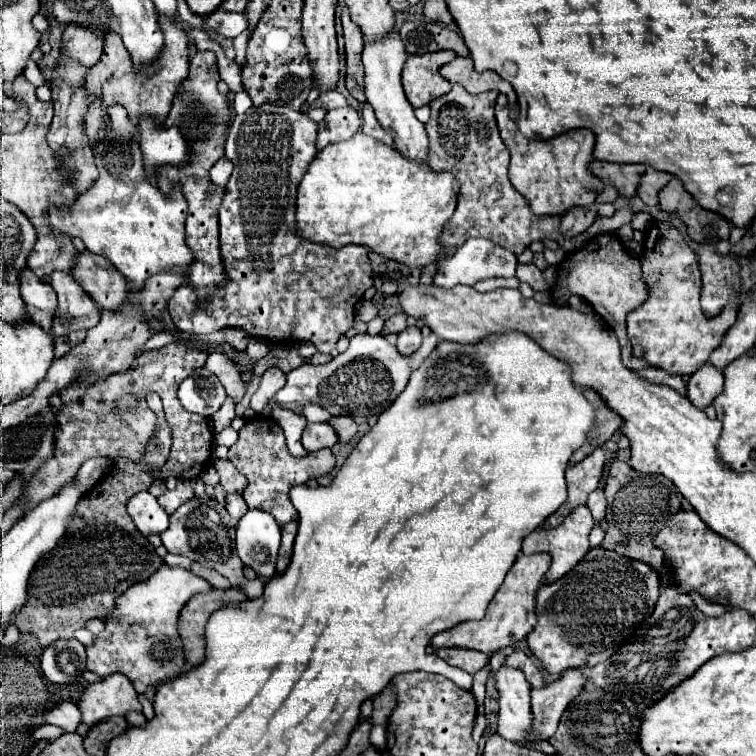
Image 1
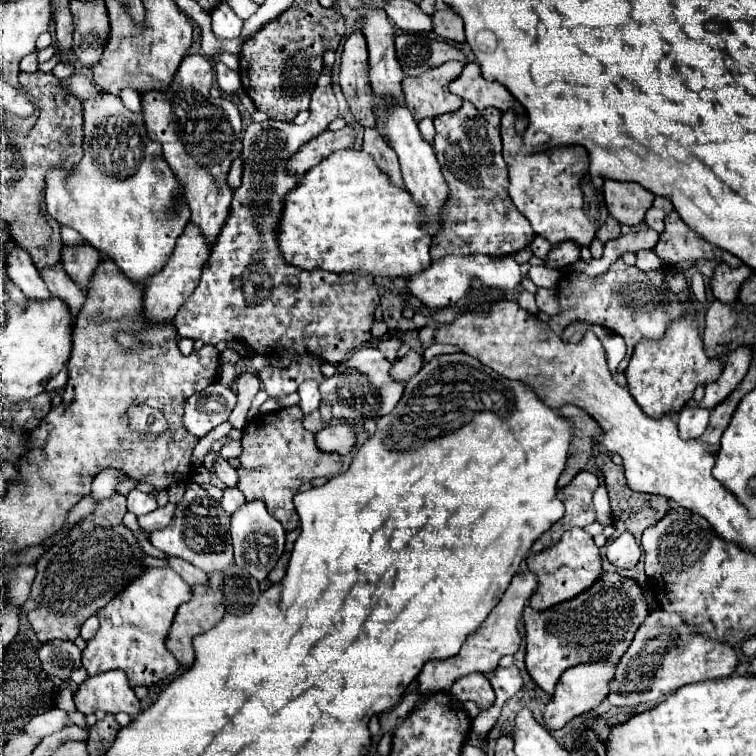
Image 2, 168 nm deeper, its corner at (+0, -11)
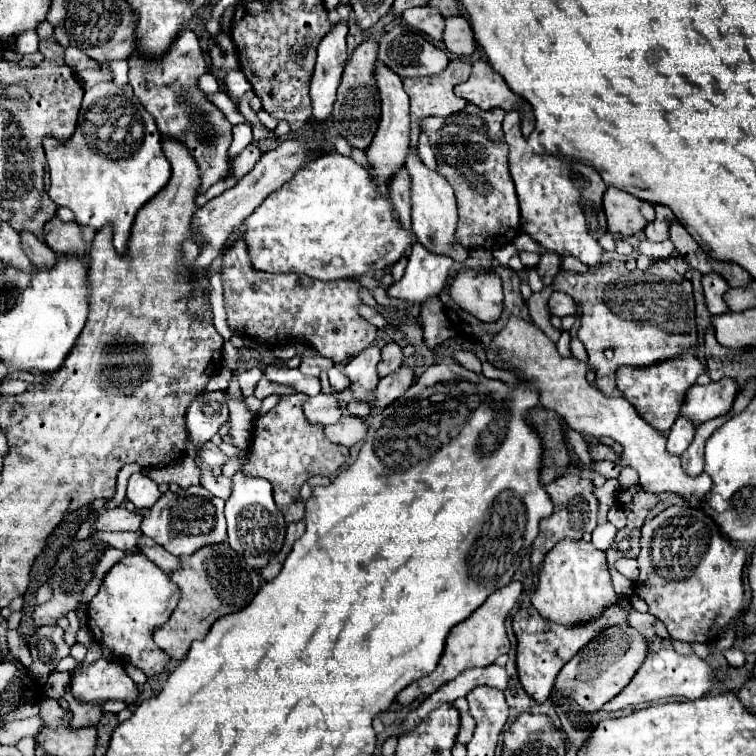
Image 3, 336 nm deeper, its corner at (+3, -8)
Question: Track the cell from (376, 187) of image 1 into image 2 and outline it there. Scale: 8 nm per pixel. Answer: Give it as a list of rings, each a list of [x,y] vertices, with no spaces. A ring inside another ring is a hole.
[[[357,149],[333,153],[321,165],[309,169],[289,195],[279,223],[277,243],[285,263],[301,269],[327,269],[331,273],[381,275],[381,277],[411,277],[429,267],[431,235],[421,229],[423,211],[405,189],[389,183],[389,177],[379,171],[371,155]]]

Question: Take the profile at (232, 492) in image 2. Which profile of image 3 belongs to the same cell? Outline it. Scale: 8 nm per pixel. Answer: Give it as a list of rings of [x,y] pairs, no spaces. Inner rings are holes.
[[[200,464],[200,470],[202,470],[202,486],[208,492],[212,492],[214,496],[218,496],[222,500],[228,500],[228,496],[232,494],[232,480],[226,478],[226,476],[214,478],[212,468],[208,468],[206,464]]]

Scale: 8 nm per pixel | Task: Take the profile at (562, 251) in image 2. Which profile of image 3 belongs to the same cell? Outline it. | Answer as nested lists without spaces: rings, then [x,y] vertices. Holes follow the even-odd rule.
[[[546,250],[542,256],[540,256],[540,262],[538,262],[538,274],[542,278],[544,284],[552,284],[558,270],[560,270],[560,264],[562,264],[562,256],[558,252],[550,252]]]

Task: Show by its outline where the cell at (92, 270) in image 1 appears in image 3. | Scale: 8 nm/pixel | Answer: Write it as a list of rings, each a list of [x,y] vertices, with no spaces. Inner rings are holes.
[[[58,218],[50,220],[46,224],[44,232],[46,244],[58,254],[58,256],[84,256],[86,254],[86,240],[82,234],[82,228],[74,222],[60,222]]]

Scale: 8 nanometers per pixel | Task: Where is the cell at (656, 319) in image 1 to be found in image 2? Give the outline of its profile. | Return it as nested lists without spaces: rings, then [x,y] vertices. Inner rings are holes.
[[[665,269],[661,273],[665,275],[667,287],[673,289],[673,293],[677,293],[685,301],[683,305],[687,309],[687,315],[681,321],[671,323],[661,341],[641,341],[635,347],[631,363],[625,371],[629,393],[633,395],[637,405],[643,409],[643,413],[655,419],[663,415],[679,413],[693,399],[695,387],[711,383],[723,371],[723,363],[719,363],[719,359],[713,361],[705,355],[703,341],[697,331],[697,321],[693,319],[693,303],[689,299],[687,279],[679,271],[673,271],[673,269]]]

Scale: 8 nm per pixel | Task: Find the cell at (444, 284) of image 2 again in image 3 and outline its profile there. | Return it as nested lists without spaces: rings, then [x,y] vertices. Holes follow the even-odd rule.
[[[414,242],[402,280],[394,282],[386,292],[388,296],[408,300],[410,304],[424,304],[444,290],[452,266],[454,260],[450,256],[434,254],[420,242]]]

